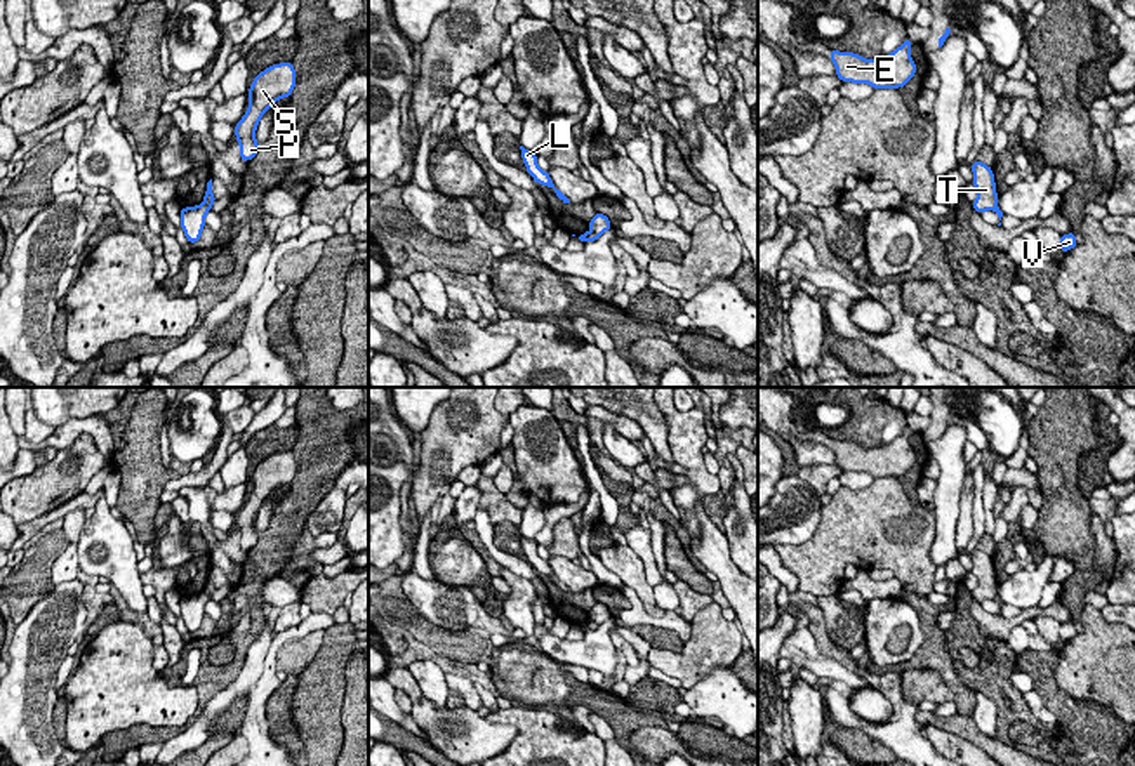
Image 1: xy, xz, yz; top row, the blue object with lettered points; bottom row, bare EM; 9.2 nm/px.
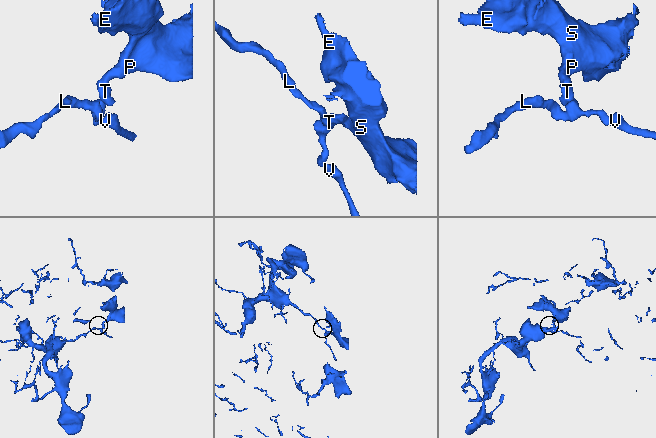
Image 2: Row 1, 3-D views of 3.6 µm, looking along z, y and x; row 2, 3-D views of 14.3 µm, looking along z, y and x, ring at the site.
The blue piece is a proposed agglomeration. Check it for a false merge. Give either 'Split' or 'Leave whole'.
Split

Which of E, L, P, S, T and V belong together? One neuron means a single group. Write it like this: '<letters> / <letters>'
E P S T / L V

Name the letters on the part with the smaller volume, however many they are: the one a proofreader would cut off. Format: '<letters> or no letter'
E, P, S, T

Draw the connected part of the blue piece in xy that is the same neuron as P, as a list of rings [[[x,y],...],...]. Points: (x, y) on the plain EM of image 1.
[[[280,452],[261,460],[249,476],[250,495],[235,516],[236,532],[240,533],[242,551],[257,544],[256,518],[261,505],[283,486],[290,486],[295,476],[295,459],[292,452]]]

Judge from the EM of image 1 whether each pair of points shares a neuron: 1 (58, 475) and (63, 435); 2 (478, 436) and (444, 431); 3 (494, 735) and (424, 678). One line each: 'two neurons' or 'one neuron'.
1: two neurons
2: one neuron
3: two neurons

